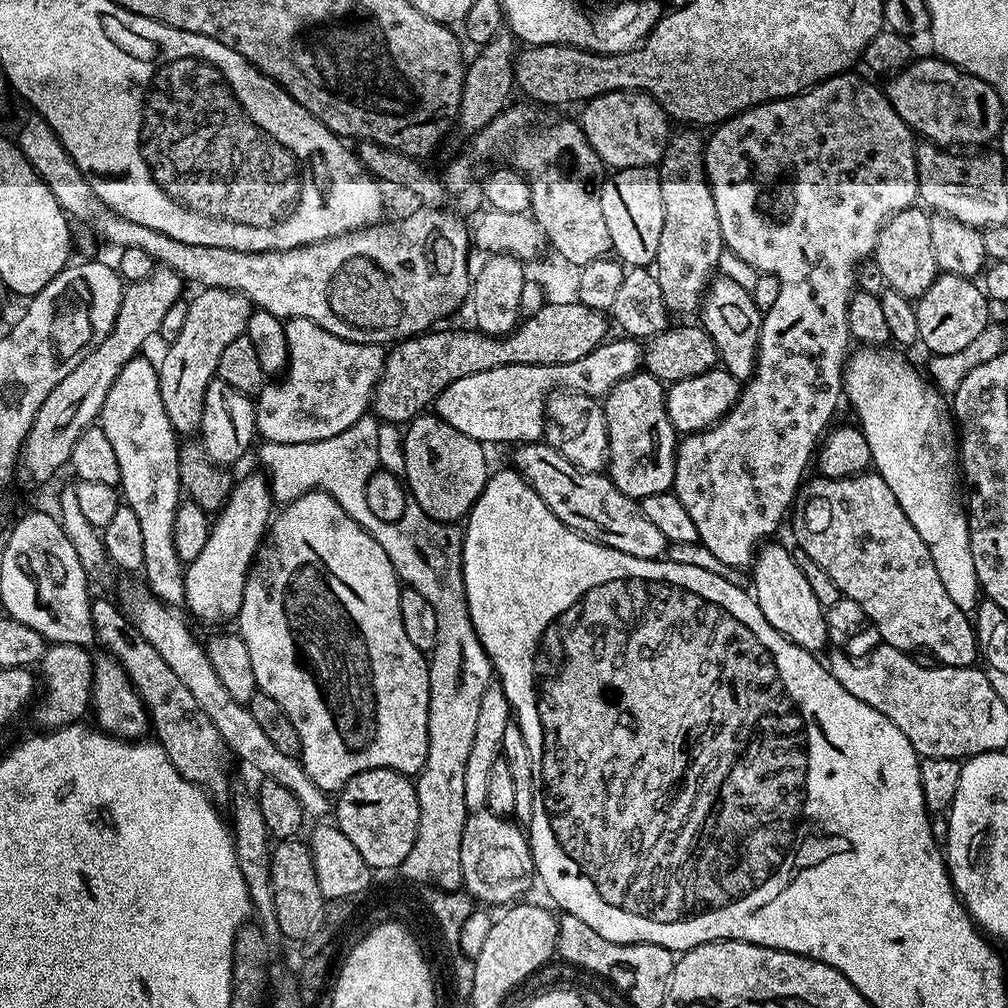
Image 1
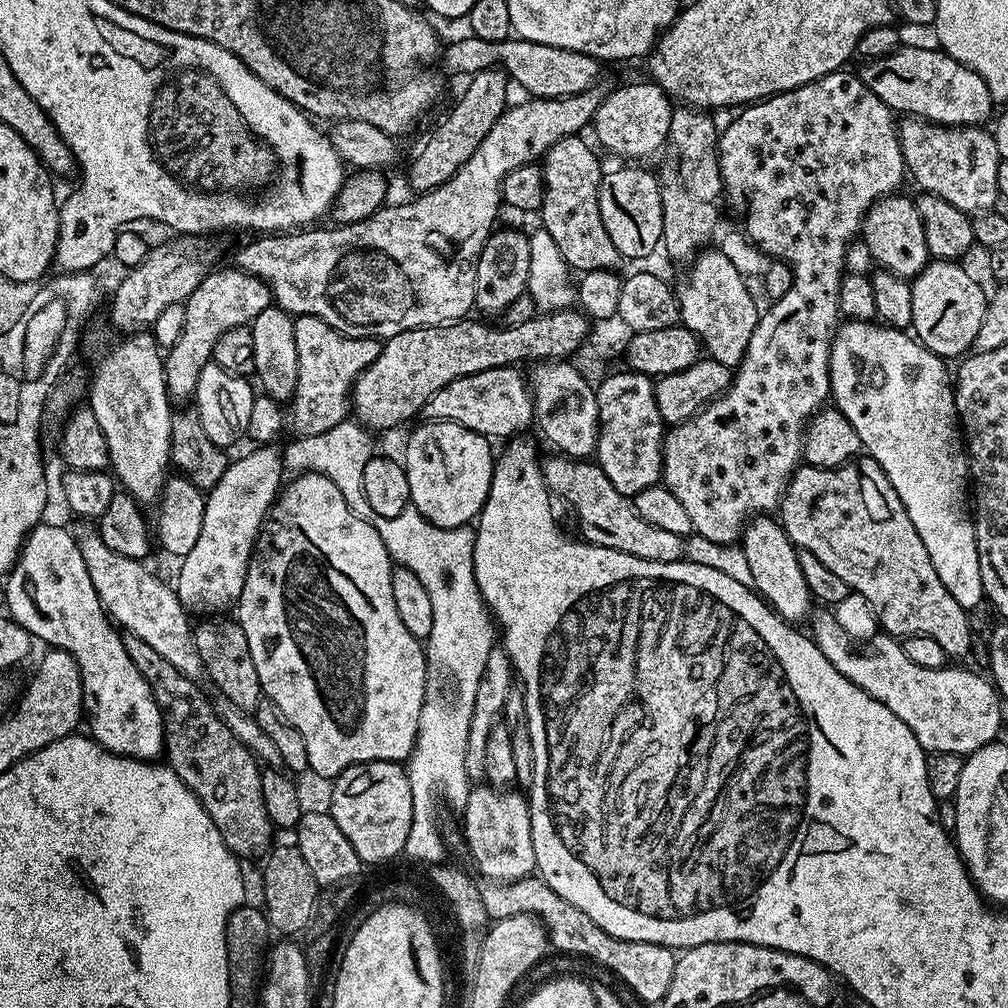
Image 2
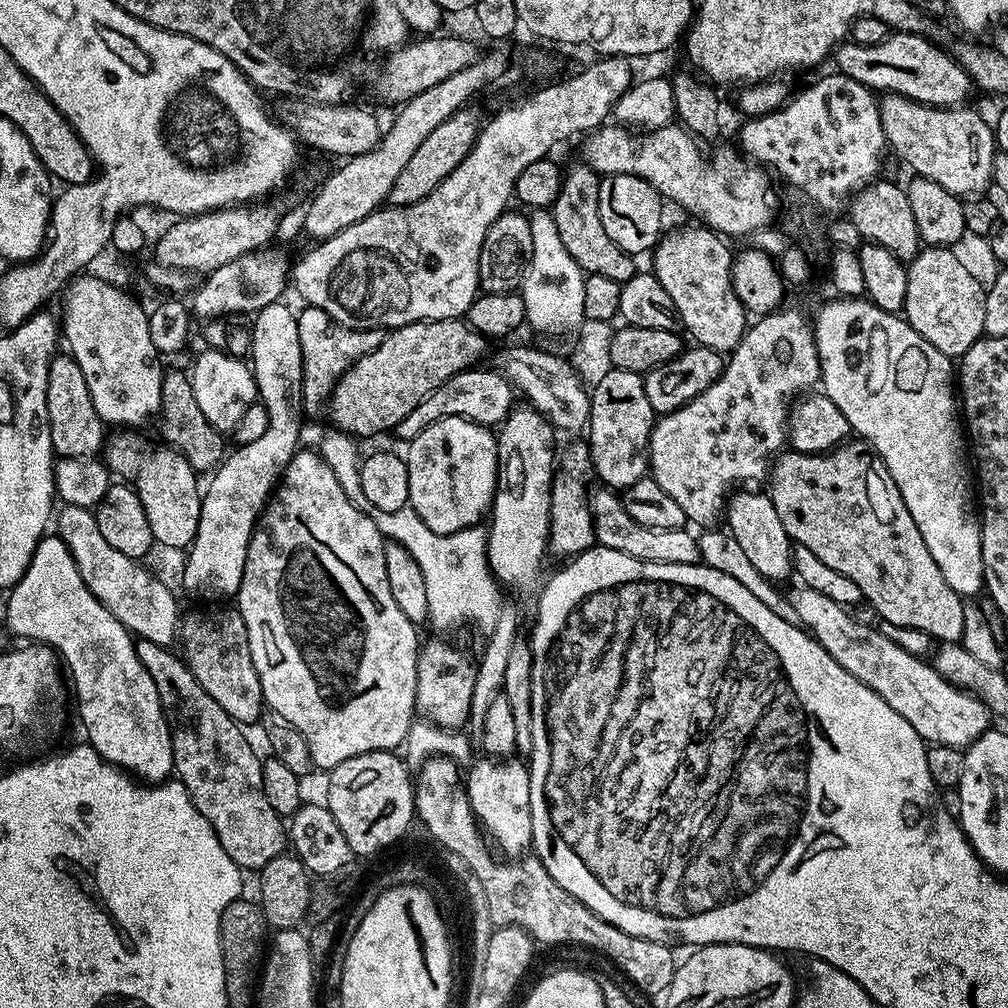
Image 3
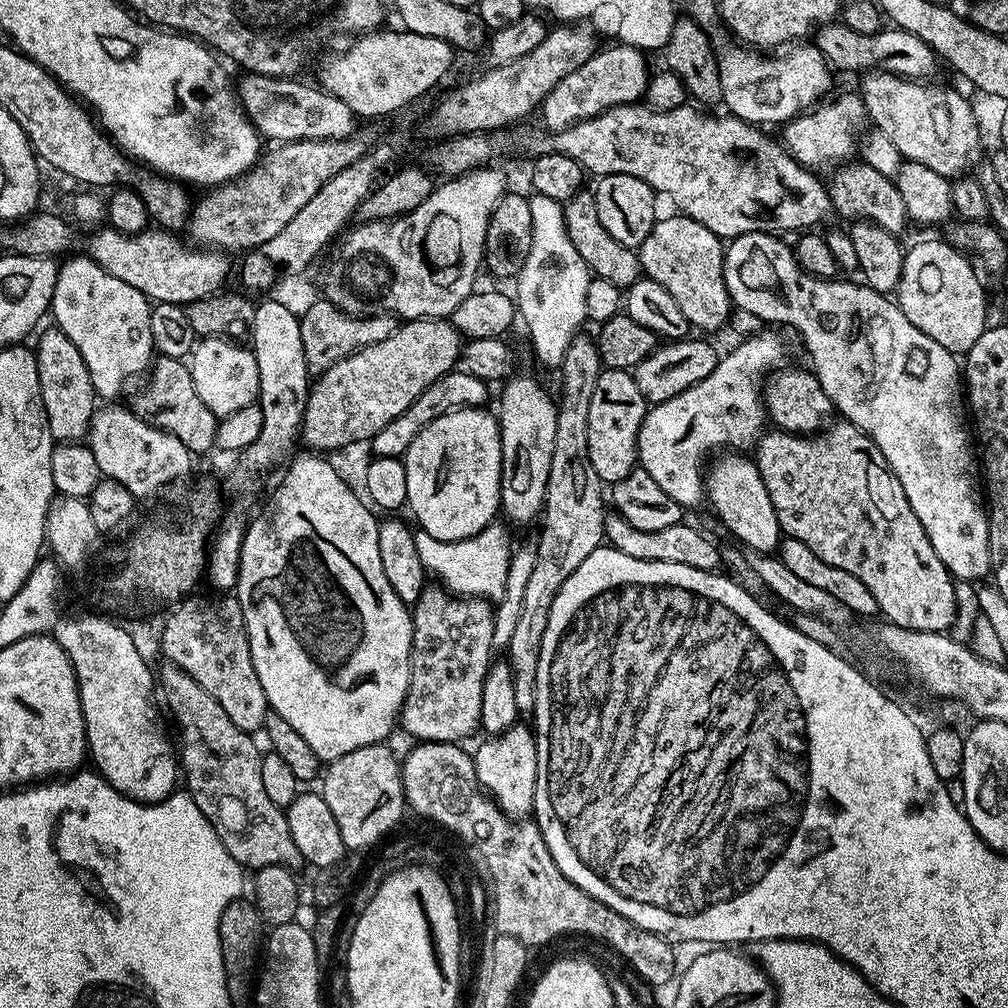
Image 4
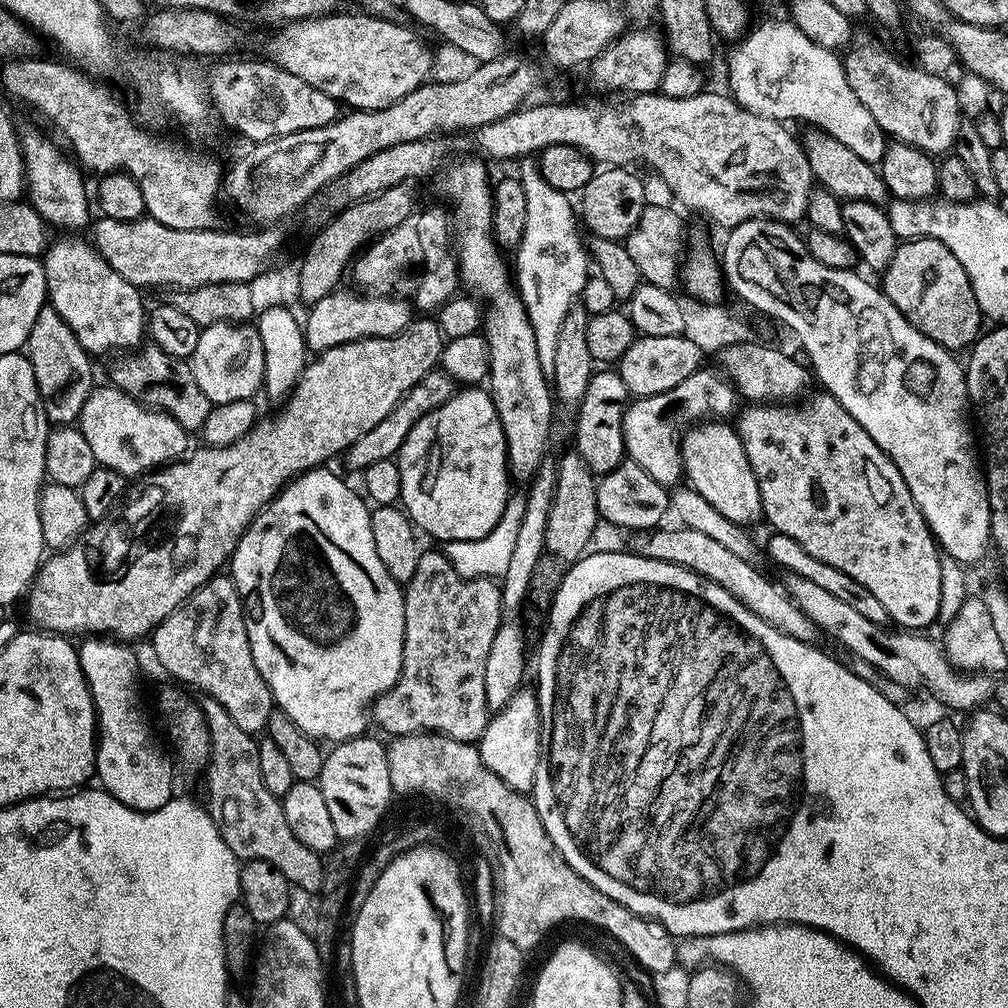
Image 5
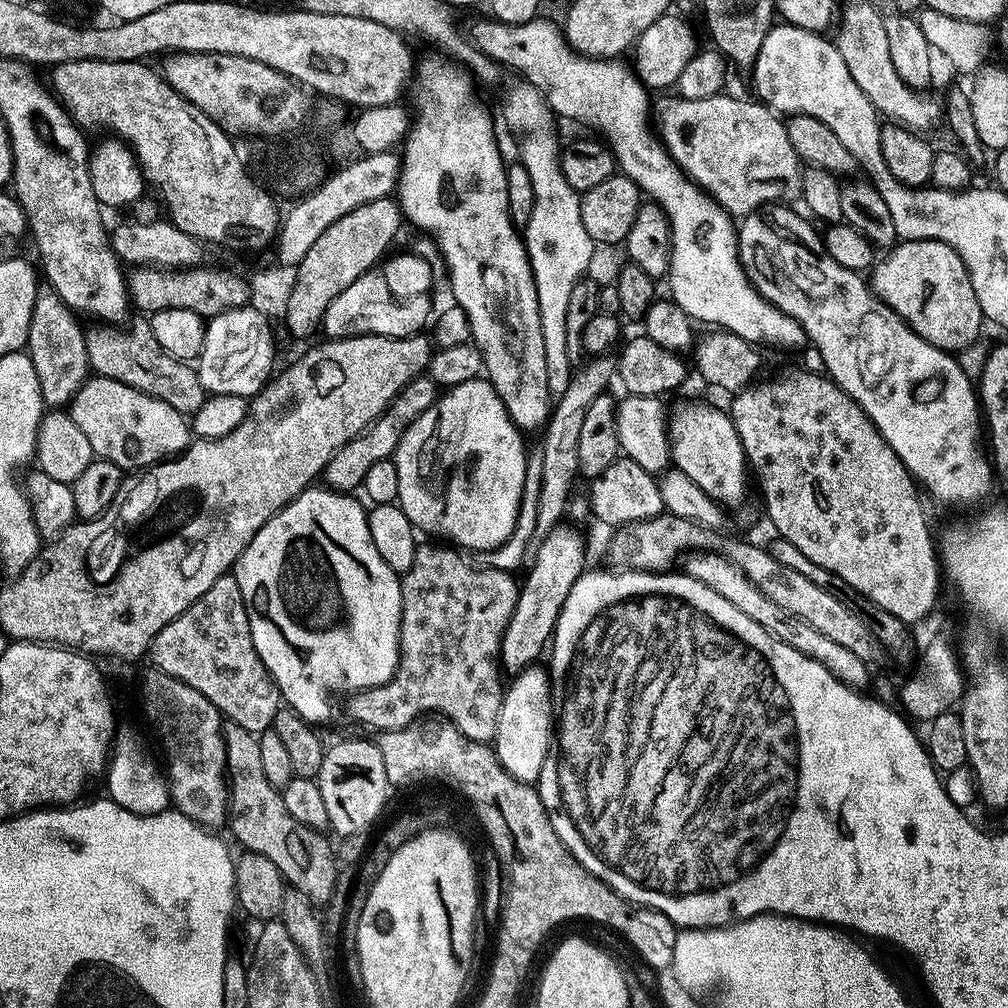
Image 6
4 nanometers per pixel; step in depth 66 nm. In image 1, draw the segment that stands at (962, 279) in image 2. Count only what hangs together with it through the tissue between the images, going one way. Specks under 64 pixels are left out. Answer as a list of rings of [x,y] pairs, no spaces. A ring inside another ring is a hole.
[[[949,272],[937,275],[936,281],[914,304],[918,314],[919,343],[929,348],[929,353],[958,354],[958,350],[970,346],[978,334],[990,323],[988,307],[990,301],[984,289],[975,279],[955,276]]]

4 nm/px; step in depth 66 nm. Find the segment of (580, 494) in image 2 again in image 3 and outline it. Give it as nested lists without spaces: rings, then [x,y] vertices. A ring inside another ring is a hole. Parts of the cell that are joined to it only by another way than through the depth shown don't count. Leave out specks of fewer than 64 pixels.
[[[597,487],[591,493],[592,521],[596,531],[596,544],[610,550],[622,550],[622,554],[630,554],[634,558],[642,558],[646,562],[662,562],[663,564],[698,564],[701,563],[700,551],[696,545],[696,536],[688,533],[687,527],[658,530],[650,526],[642,526],[626,514],[623,499],[613,489]]]

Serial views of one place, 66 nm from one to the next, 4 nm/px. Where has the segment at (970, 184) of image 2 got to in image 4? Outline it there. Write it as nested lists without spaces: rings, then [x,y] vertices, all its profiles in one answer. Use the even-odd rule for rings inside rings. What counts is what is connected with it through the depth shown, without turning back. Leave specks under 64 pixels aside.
[[[871,71],[867,73],[863,77],[864,80],[858,85],[858,91],[860,97],[864,99],[864,105],[866,106],[866,110],[868,111],[868,120],[870,121],[871,127],[875,129],[877,132],[881,132],[882,134],[886,134],[886,138],[890,138],[890,142],[894,142],[894,146],[896,147],[896,152],[903,157],[904,160],[913,160],[914,162],[918,162],[922,166],[930,166],[930,170],[934,170],[934,174],[942,174],[943,176],[949,178],[959,177],[961,174],[967,173],[964,172],[970,165],[973,163],[972,155],[975,154],[976,151],[980,148],[980,128],[976,125],[976,116],[972,113],[972,108],[968,105],[968,100],[964,96],[959,96],[958,93],[955,92],[952,88],[939,88],[938,85],[932,84],[936,82],[921,82],[918,80],[907,80],[904,76],[895,76],[894,74],[890,74],[889,72],[878,72]]]

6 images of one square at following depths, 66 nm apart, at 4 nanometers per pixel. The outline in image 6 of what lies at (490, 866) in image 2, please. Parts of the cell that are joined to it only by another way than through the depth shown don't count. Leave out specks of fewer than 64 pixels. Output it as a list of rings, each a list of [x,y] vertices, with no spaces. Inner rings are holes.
[[[533,666],[515,673],[513,680],[516,681],[507,685],[496,723],[494,751],[498,762],[523,784],[535,785],[539,781],[540,773],[547,765],[544,763],[548,760],[548,747],[554,744],[553,681],[545,669],[544,672],[540,666]]]

